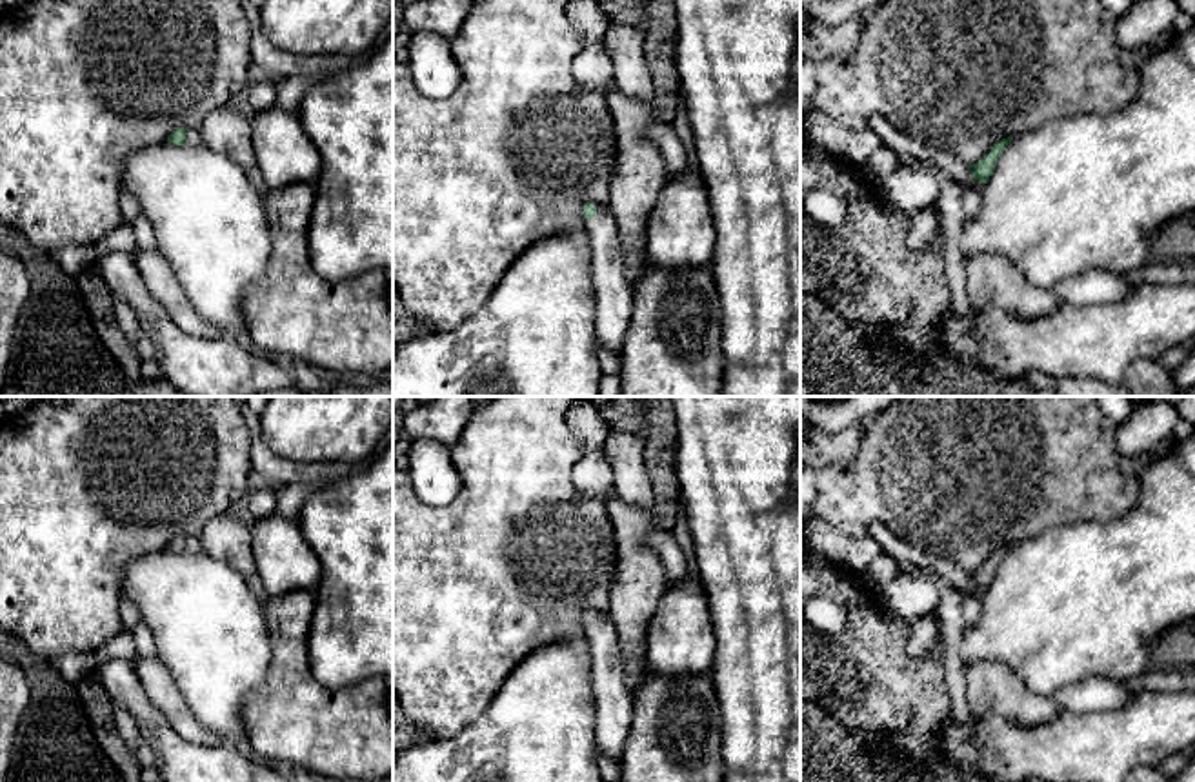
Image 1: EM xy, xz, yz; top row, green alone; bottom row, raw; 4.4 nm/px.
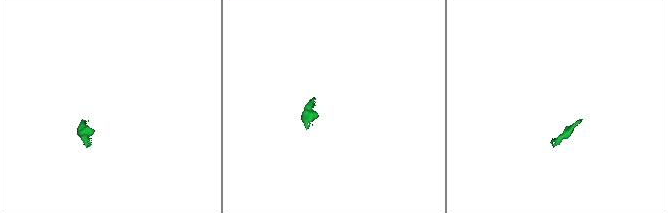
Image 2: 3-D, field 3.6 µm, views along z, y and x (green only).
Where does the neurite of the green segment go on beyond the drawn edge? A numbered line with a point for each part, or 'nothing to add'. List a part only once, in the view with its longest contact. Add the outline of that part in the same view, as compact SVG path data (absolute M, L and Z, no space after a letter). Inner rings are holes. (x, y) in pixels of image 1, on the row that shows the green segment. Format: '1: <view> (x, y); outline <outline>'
1: xz (613, 295); outline M593 204L597 216L584 218L591 240L595 333L618 360L633 311L633 286L626 280L617 220L609 206Z

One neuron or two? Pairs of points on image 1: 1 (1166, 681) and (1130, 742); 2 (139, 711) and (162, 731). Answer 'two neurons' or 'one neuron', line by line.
1: two neurons
2: one neuron

